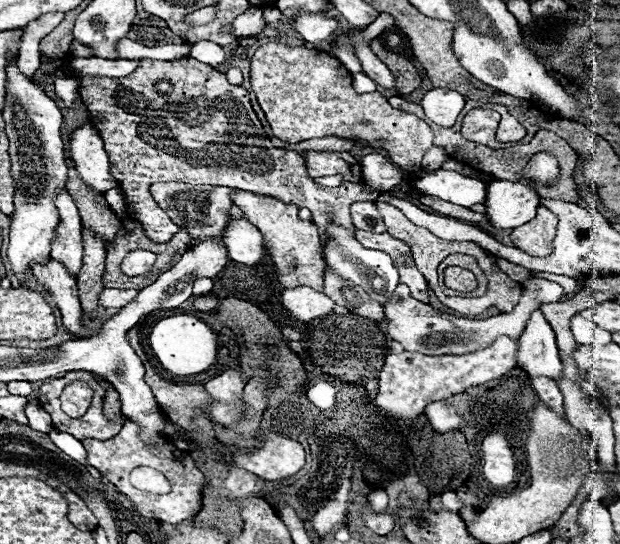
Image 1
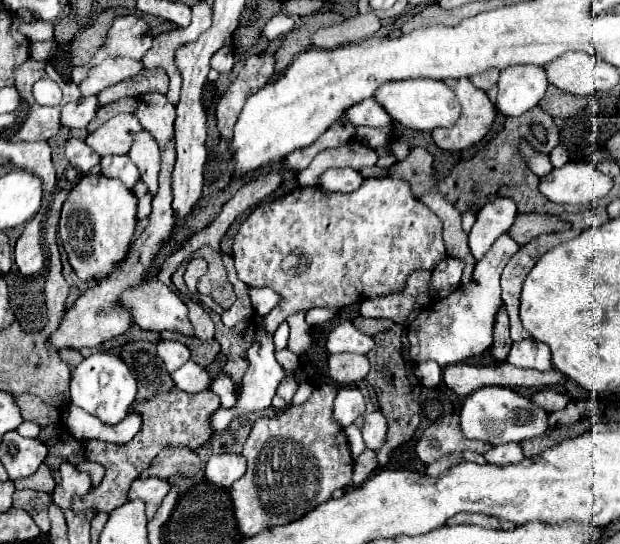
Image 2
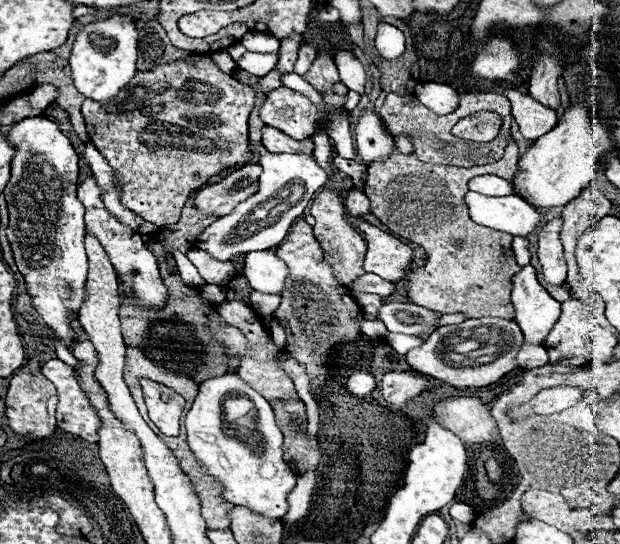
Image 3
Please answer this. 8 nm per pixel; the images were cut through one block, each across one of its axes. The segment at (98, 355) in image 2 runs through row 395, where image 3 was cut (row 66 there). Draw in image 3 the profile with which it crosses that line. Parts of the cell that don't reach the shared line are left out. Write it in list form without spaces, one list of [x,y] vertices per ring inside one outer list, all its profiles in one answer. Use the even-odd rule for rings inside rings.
[[[112,16],[108,20],[88,24],[78,32],[70,56],[74,86],[86,98],[100,102],[106,106],[108,112],[114,112],[116,96],[136,74],[136,58],[138,58],[138,30],[128,16]]]

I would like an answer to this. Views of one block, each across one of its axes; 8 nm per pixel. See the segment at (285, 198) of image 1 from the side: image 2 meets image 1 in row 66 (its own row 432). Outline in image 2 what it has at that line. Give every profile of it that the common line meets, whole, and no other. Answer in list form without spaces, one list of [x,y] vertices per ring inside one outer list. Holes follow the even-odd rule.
[[[172,386],[166,392],[156,394],[150,400],[134,402],[130,404],[130,412],[138,412],[142,416],[142,428],[140,432],[126,444],[114,444],[104,440],[88,440],[86,442],[86,458],[90,462],[100,462],[106,470],[102,482],[98,486],[92,486],[86,496],[74,498],[74,512],[84,510],[96,510],[96,512],[112,512],[114,508],[122,506],[128,496],[130,482],[138,478],[158,456],[158,452],[166,446],[180,446],[188,450],[202,448],[212,432],[210,432],[210,416],[220,408],[220,398],[212,390],[202,390],[198,394],[188,394],[180,390],[178,386]]]

